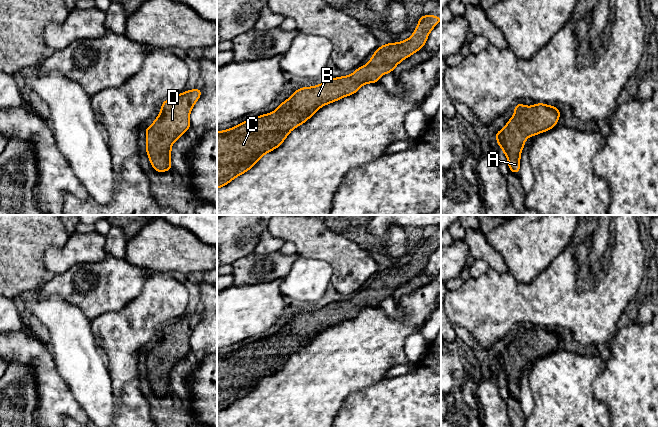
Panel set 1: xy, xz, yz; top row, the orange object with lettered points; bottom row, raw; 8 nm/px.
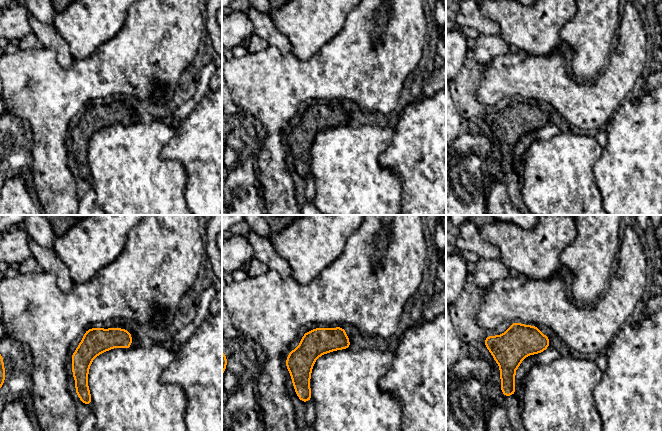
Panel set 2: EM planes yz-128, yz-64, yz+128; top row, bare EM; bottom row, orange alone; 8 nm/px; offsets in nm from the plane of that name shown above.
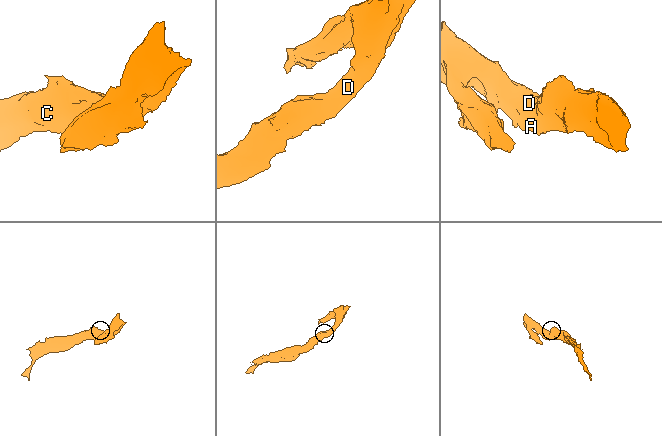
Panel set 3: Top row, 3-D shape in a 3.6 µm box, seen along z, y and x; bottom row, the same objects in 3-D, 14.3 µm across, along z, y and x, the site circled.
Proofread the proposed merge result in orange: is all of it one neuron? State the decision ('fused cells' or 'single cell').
single cell

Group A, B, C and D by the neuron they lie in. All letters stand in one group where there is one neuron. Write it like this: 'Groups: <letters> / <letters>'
Groups: A B C D

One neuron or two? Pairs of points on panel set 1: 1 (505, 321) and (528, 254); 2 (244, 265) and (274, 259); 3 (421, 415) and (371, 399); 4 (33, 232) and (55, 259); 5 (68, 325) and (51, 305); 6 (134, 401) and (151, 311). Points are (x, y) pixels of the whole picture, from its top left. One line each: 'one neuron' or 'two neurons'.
1: two neurons
2: one neuron
3: one neuron
4: two neurons
5: one neuron
6: one neuron

